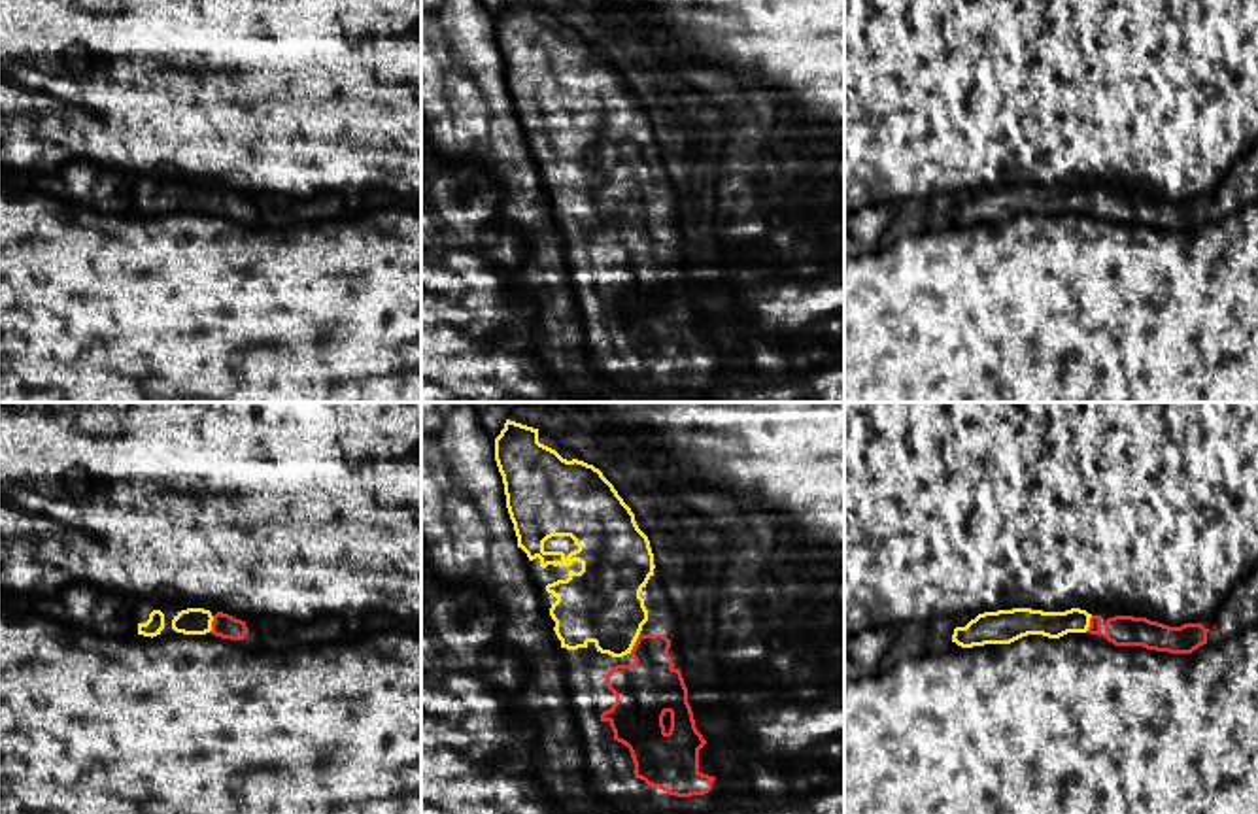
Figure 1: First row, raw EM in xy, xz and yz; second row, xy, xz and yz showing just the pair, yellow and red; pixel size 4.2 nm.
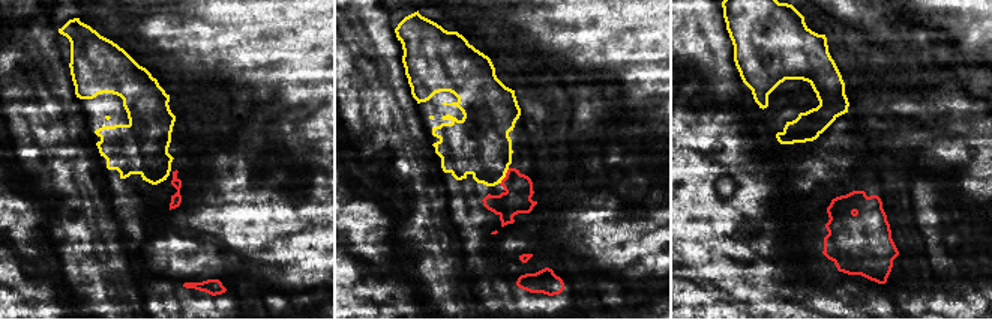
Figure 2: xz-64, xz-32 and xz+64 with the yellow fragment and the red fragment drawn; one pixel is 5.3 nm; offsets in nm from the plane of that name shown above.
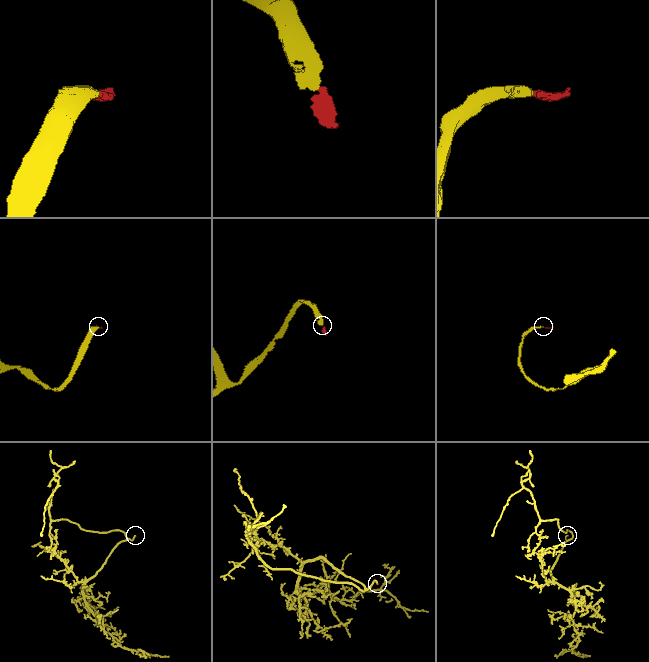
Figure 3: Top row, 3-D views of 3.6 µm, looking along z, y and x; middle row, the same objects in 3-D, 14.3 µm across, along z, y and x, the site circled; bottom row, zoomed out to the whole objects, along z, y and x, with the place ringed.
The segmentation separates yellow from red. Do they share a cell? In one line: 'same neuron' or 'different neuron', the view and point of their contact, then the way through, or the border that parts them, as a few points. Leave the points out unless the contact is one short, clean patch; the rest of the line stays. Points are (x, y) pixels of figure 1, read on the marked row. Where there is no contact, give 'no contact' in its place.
same neuron; meets yellow in xz at (633, 644); runs through xz (601, 603), (633, 644), (645, 656), (645, 690)

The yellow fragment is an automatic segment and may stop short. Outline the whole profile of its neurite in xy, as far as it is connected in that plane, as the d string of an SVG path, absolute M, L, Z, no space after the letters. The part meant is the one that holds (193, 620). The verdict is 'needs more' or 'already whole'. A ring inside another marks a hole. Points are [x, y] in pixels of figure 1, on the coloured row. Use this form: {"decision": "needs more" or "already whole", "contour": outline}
{"decision": "needs more", "contour": "M187 608L174 616L172 629L183 635L212 633L221 638L244 640L247 635L246 621L229 614L217 612L215 616L204 608Z"}

